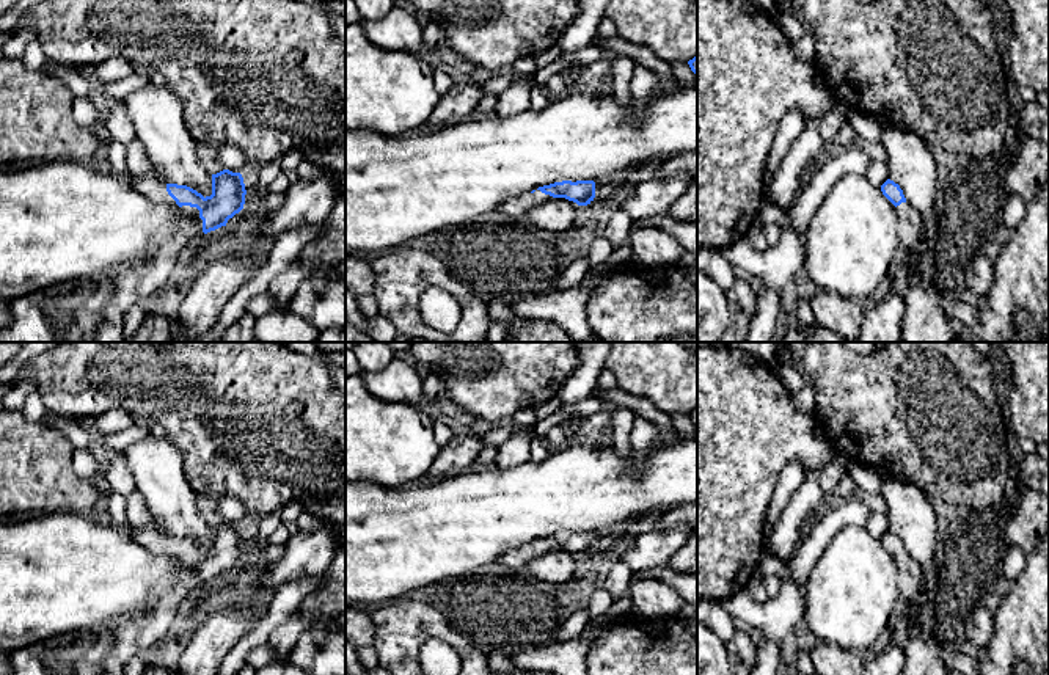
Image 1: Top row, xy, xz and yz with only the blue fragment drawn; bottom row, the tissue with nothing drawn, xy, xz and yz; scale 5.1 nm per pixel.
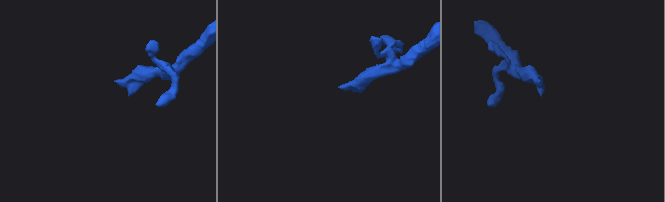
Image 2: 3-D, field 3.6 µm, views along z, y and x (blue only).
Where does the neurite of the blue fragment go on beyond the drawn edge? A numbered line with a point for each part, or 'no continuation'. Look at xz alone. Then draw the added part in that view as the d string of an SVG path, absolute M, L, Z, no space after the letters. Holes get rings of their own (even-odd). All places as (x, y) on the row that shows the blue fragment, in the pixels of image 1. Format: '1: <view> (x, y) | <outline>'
1: xz (515, 206) | M535 190L534 193L524 192L517 196L512 196L506 199L499 207L498 212L501 212L506 217L518 218L521 215L526 215L528 210L534 209L543 201L551 199L553 196L542 193L540 190Z

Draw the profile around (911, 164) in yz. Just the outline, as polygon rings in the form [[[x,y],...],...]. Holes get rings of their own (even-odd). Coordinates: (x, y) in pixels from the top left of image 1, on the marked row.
[[[879,124],[887,155],[889,179],[900,185],[906,201],[920,213],[933,210],[938,192],[936,149],[903,127]]]

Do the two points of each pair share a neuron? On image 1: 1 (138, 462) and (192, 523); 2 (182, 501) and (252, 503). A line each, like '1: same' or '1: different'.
1: same
2: different

